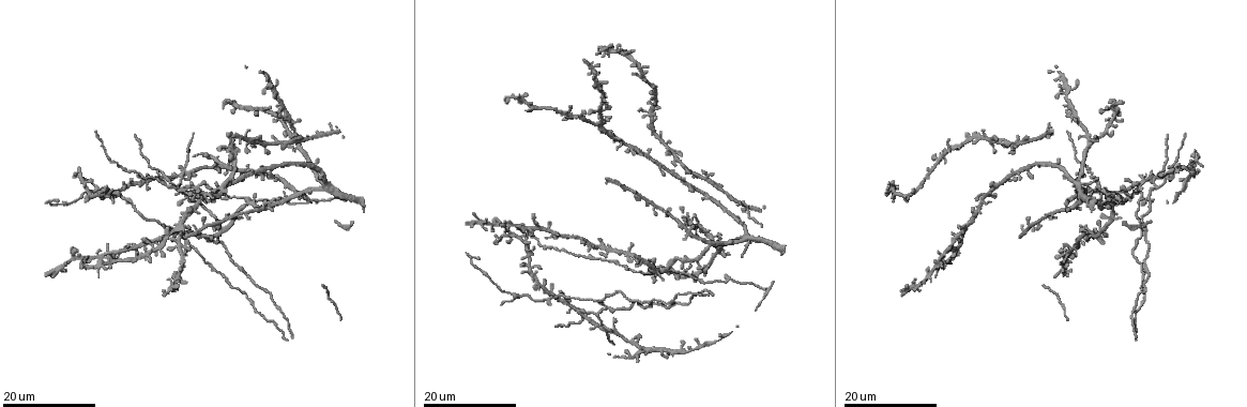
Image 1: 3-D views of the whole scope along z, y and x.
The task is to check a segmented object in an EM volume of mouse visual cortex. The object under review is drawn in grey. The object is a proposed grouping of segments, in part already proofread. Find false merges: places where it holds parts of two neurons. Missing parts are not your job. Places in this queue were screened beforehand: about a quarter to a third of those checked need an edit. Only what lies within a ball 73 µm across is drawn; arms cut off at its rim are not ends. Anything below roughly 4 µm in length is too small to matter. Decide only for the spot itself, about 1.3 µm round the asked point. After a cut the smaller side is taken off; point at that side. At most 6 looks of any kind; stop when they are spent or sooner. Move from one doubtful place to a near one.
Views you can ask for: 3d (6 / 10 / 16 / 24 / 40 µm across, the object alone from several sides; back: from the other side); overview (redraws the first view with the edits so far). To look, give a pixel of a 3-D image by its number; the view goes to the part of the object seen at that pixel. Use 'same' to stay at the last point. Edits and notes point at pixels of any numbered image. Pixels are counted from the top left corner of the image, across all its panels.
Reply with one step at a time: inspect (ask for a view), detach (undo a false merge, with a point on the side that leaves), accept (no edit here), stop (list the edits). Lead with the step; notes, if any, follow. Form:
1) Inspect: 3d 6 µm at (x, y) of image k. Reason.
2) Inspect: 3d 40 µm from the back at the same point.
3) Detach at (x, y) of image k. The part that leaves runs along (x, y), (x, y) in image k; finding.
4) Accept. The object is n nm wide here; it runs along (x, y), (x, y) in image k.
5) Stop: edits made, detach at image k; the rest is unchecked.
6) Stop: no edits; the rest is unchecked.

Inspect: 3d 24 µm at (583, 319) of image 1. Small branch off a trunk.

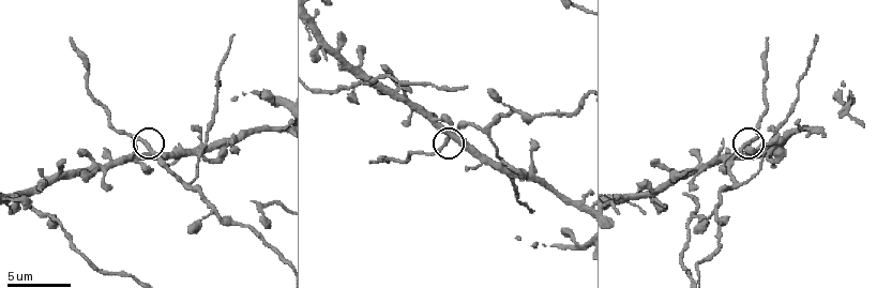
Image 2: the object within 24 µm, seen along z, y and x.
Inspect: 3d 10 µm at (147, 148) of image 2.

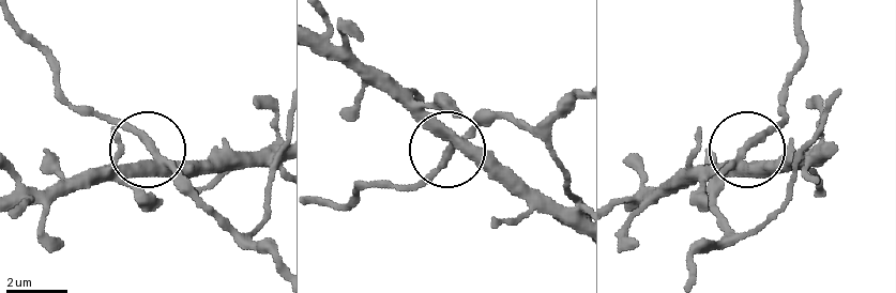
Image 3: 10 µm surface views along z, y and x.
Accept. It runs along (318, 32), (379, 73), (445, 141), (440, 165), (397, 187) in image 3; one neuron here.

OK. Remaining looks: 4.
Inspect: 3d 24 µm at (511, 295) of image 1. Thick turns thin.

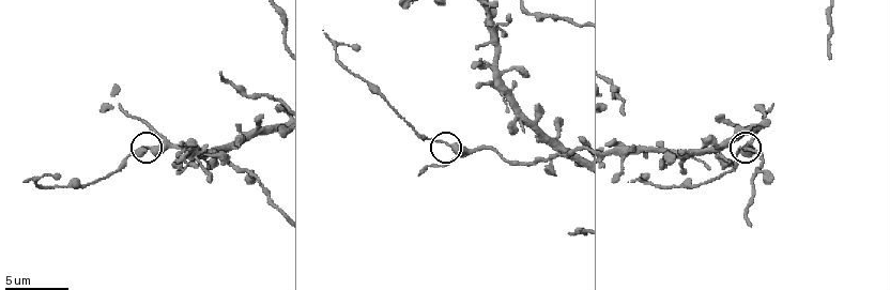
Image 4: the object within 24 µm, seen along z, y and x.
Inspect: 3d 10 µm at (453, 146) of image 4.

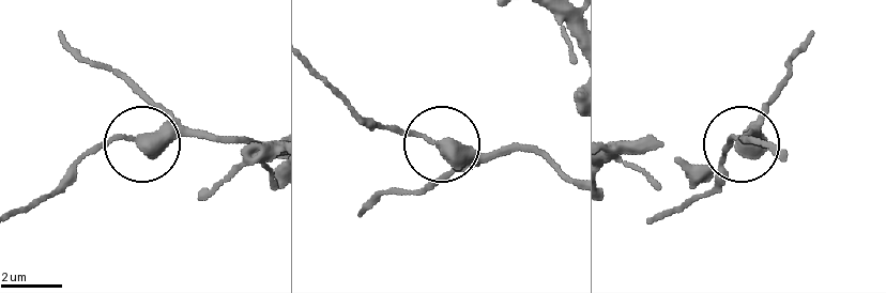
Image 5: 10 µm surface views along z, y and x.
Accept. One neuron here.

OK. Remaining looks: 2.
Stop: no edits; the rest is unchecked.

